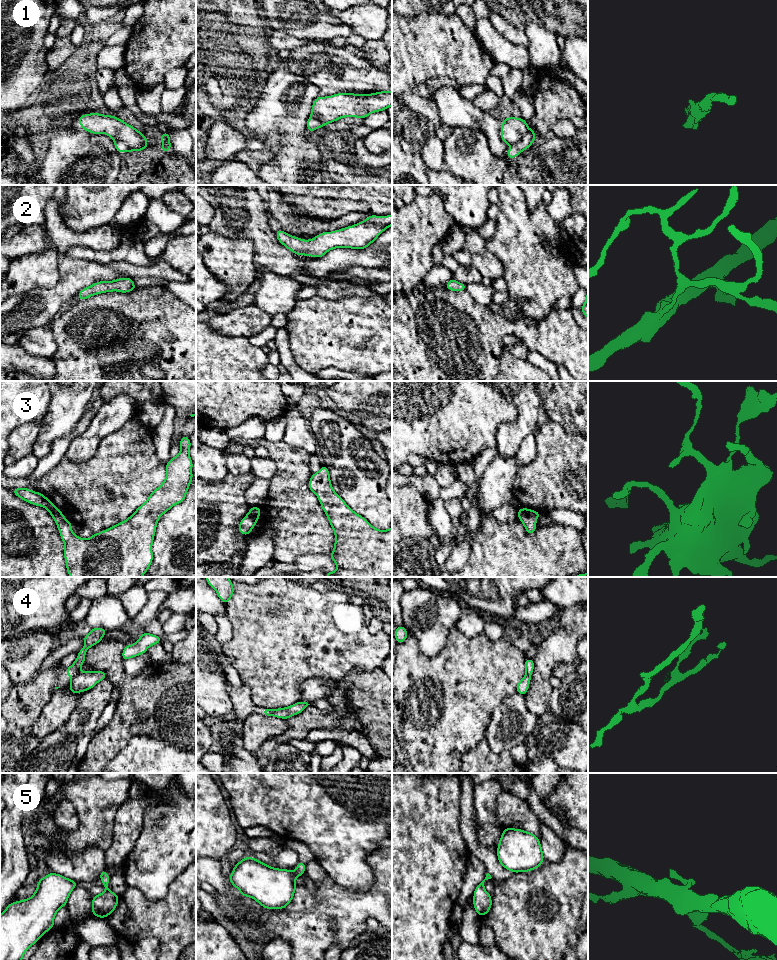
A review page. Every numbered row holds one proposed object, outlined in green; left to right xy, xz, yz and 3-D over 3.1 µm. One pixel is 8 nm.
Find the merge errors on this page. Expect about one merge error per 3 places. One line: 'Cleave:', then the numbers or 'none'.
Cleave: 1, 4

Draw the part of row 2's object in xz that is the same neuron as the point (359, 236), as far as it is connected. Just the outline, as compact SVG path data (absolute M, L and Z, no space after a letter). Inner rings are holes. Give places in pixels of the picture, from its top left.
M392 215L369 217L353 226L348 226L332 232L324 232L311 240L303 240L277 231L278 241L296 255L305 255L320 258L328 251L345 247L352 249L367 248L377 237L392 225Z

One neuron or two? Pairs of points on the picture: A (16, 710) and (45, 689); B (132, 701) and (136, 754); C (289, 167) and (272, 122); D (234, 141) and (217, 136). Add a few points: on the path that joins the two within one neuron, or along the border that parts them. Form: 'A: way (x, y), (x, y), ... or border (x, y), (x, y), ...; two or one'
A: way (23, 704), (38, 691); one
B: border (158, 739), (145, 735), (134, 735), (118, 752); two
C: way (289, 155), (289, 146), (275, 134); one
D: way (230, 141), (221, 139); one

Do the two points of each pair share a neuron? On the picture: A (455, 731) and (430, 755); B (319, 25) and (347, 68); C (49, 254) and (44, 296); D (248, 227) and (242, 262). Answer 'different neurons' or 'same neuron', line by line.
A: same neuron
B: different neurons
C: different neurons
D: different neurons

